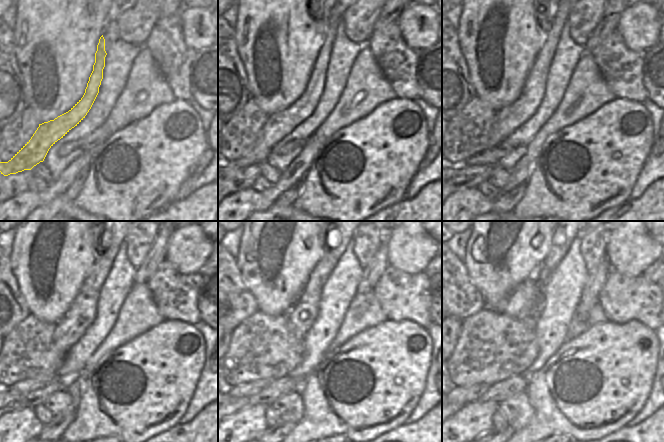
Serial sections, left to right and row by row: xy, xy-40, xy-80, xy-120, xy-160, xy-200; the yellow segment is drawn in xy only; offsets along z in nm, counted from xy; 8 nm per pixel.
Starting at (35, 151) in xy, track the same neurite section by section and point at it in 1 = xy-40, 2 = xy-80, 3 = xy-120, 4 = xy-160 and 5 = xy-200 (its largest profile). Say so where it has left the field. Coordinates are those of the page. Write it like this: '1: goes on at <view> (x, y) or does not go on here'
1: goes on at xy-40 (278, 125)
2: goes on at xy-80 (507, 120)
3: goes on at xy-120 (81, 314)
4: goes on at xy-160 (301, 317)
5: goes on at xy-200 (561, 241)

